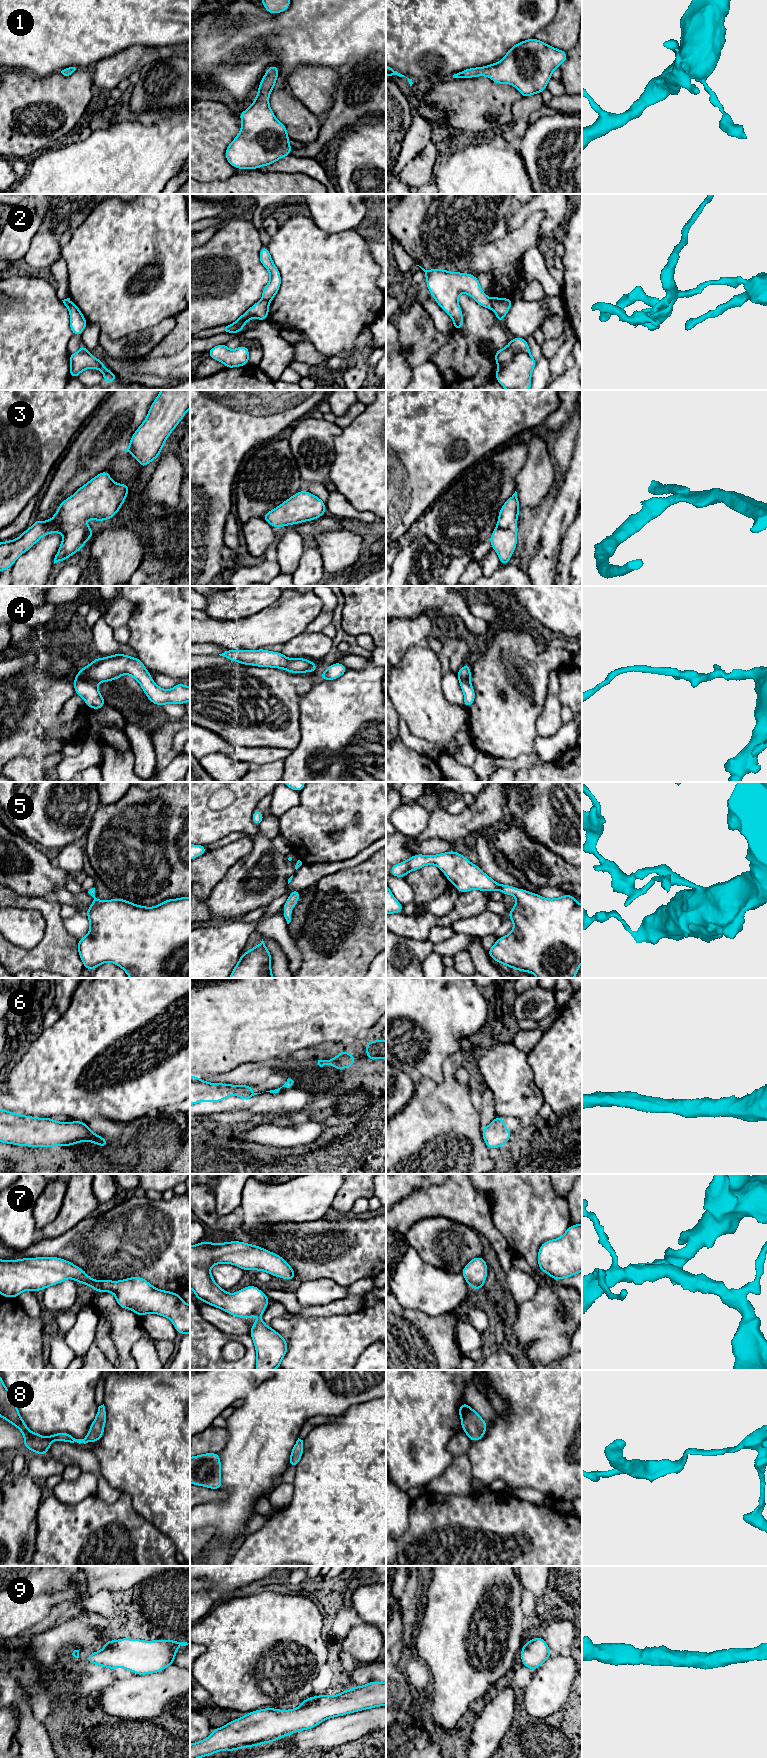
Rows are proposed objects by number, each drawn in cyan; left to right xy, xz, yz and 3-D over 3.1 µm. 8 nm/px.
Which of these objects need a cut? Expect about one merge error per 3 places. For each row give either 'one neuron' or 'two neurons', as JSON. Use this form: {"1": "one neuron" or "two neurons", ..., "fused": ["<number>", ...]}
{"1": "one neuron", "2": "two neurons", "3": "one neuron", "4": "one neuron", "5": "one neuron", "6": "one neuron", "7": "one neuron", "8": "one neuron", "9": "one neuron", "fused": ["2"]}

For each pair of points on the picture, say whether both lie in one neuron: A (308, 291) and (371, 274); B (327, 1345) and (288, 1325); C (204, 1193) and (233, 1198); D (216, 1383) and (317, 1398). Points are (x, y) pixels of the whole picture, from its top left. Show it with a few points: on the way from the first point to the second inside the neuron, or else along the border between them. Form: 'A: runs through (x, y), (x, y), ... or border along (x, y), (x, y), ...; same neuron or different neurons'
A: runs through (324, 284), (333, 276), (355, 274); same neuron
B: runs through (317, 1345), (298, 1331); same neuron
C: border along (213, 1187), (216, 1212), (219, 1215), (229, 1214); different neurons
D: border along (256, 1380), (254, 1389), (243, 1399); different neurons

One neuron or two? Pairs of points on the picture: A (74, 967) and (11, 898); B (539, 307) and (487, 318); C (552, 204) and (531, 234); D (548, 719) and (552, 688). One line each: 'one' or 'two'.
A: one
B: two
C: two
D: one

